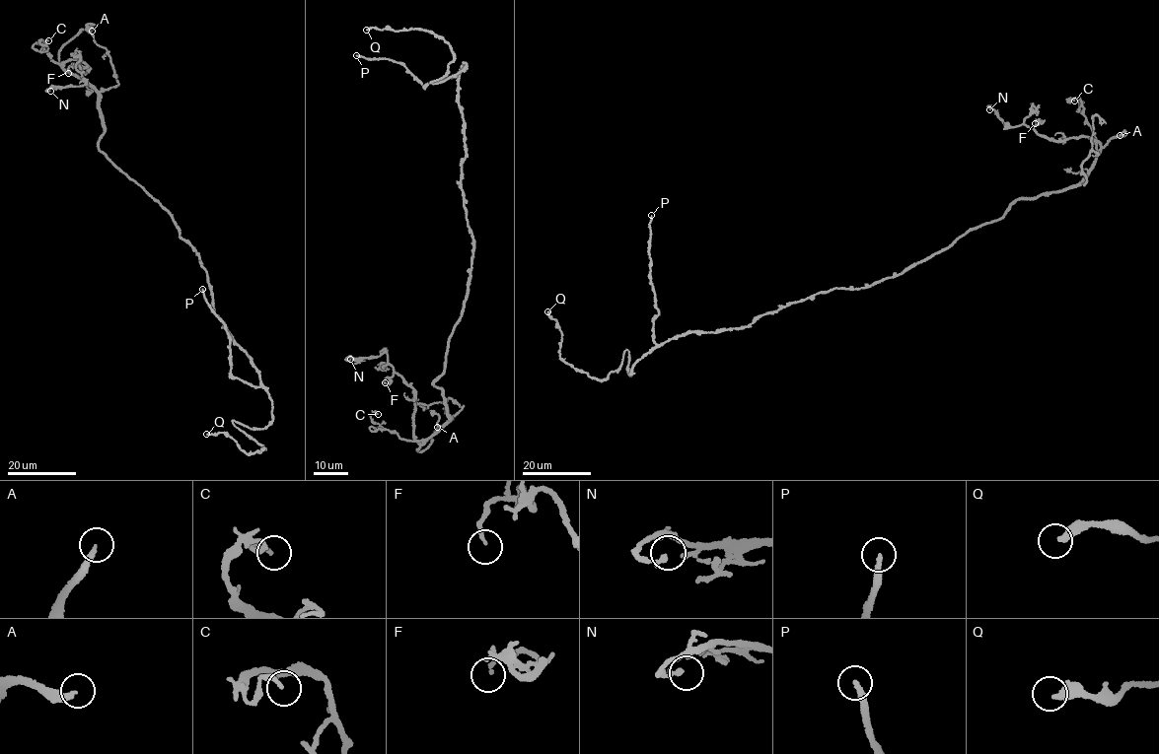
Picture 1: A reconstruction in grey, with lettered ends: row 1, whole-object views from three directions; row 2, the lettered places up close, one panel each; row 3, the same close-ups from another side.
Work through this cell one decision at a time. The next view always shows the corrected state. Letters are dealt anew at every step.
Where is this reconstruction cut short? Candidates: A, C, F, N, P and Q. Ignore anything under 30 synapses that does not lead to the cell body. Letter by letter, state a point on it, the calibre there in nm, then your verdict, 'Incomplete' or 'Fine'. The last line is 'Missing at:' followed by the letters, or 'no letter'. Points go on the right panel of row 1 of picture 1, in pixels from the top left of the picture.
A: Place: (1120, 135). Thickness 240 nm. Incomplete
C: Place: (1074, 101). Thickness 190 nm. Fine
F: Place: (1035, 123). Thickness 140 nm. Fine
N: Place: (989, 109). Thickness 200 nm. Fine
P: Place: (651, 215). Thickness 200 nm. Incomplete
Q: Place: (547, 311). Thickness 360 nm. Incomplete
Missing at: A, P, Q

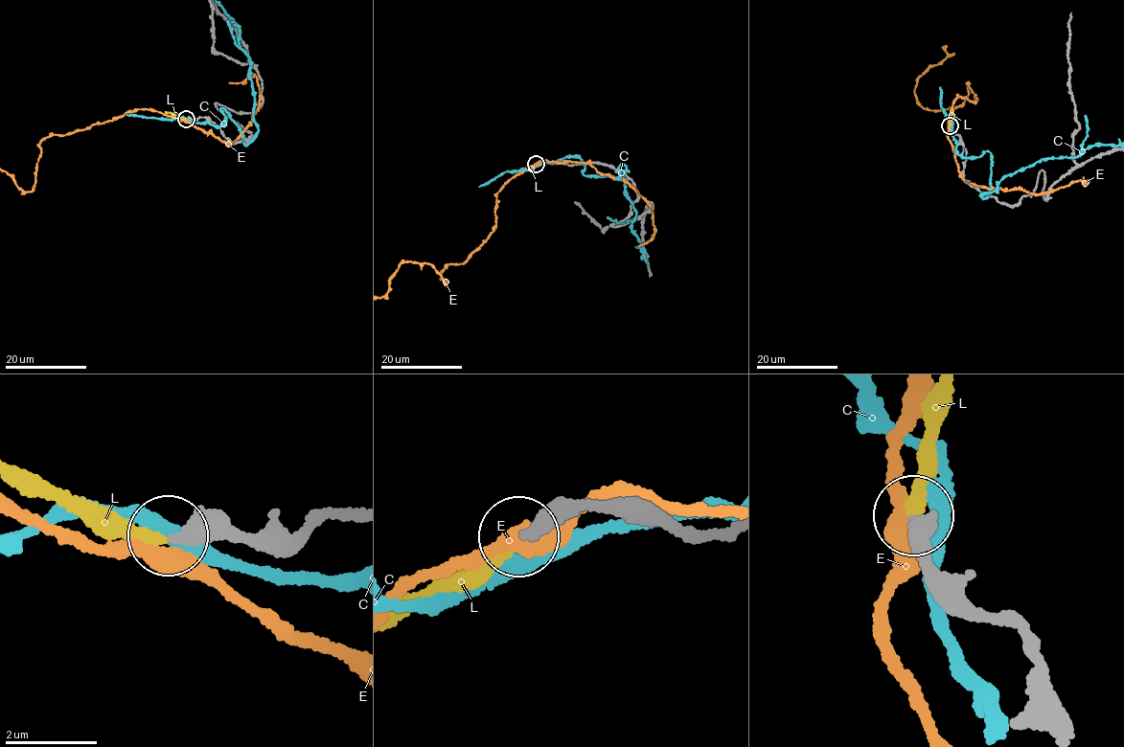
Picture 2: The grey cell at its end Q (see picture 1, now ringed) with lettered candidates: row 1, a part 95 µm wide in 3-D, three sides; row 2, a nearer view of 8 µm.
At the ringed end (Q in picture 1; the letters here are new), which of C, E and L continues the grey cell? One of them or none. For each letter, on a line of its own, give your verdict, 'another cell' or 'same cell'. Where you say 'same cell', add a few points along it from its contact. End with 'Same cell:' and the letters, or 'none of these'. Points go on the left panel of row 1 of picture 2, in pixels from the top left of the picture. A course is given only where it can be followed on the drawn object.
C: another cell
E: another cell
L: same cell | via (185, 119), (165, 112)
Same cell: L

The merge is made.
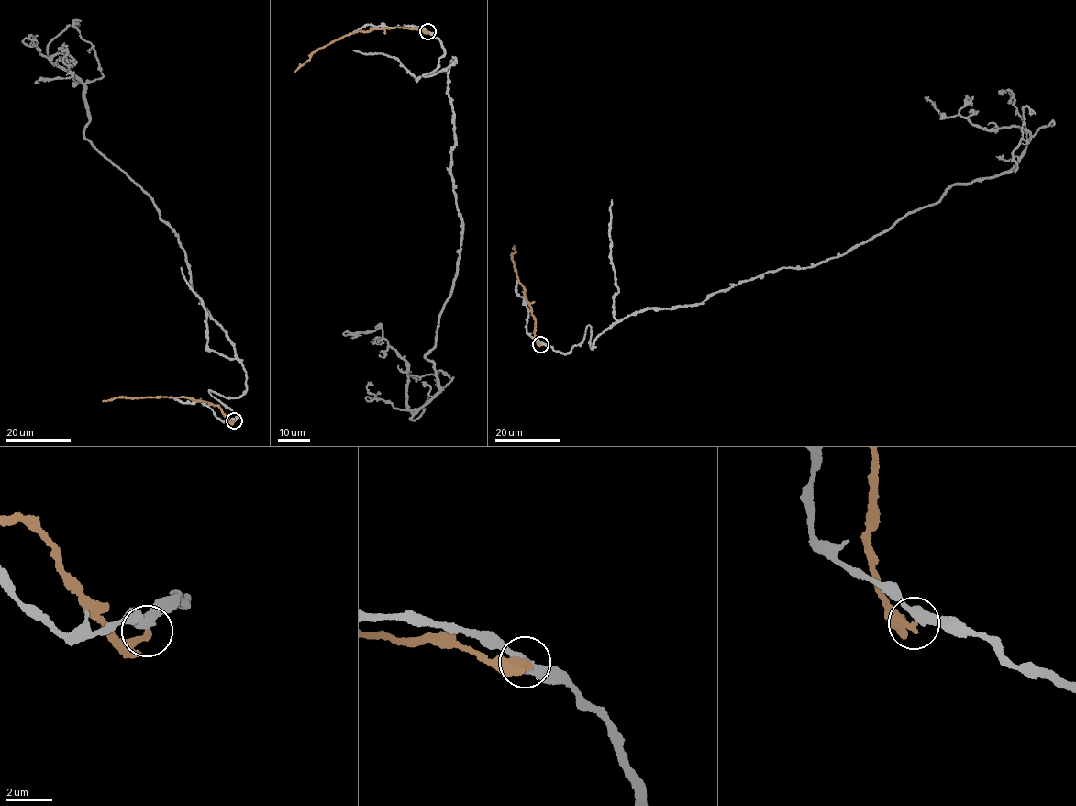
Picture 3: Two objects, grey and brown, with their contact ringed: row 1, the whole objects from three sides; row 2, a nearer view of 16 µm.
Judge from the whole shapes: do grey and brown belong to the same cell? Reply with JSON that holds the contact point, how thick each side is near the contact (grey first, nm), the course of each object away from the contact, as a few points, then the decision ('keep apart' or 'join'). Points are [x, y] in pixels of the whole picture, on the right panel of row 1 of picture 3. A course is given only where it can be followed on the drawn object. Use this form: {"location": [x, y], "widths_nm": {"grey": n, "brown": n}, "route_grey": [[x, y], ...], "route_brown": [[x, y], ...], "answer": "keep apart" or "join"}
{"location": [540, 344], "widths_nm": {"grey": 440, "brown": 340}, "route_grey": [[541, 344], [571, 352], [588, 325], [592, 348], [635, 313], [842, 256], [1019, 161], [1026, 131], [927, 101]], "route_brown": [[541, 344], [536, 339], [533, 317], [511, 259], [515, 246]], "answer": "keep apart"}

